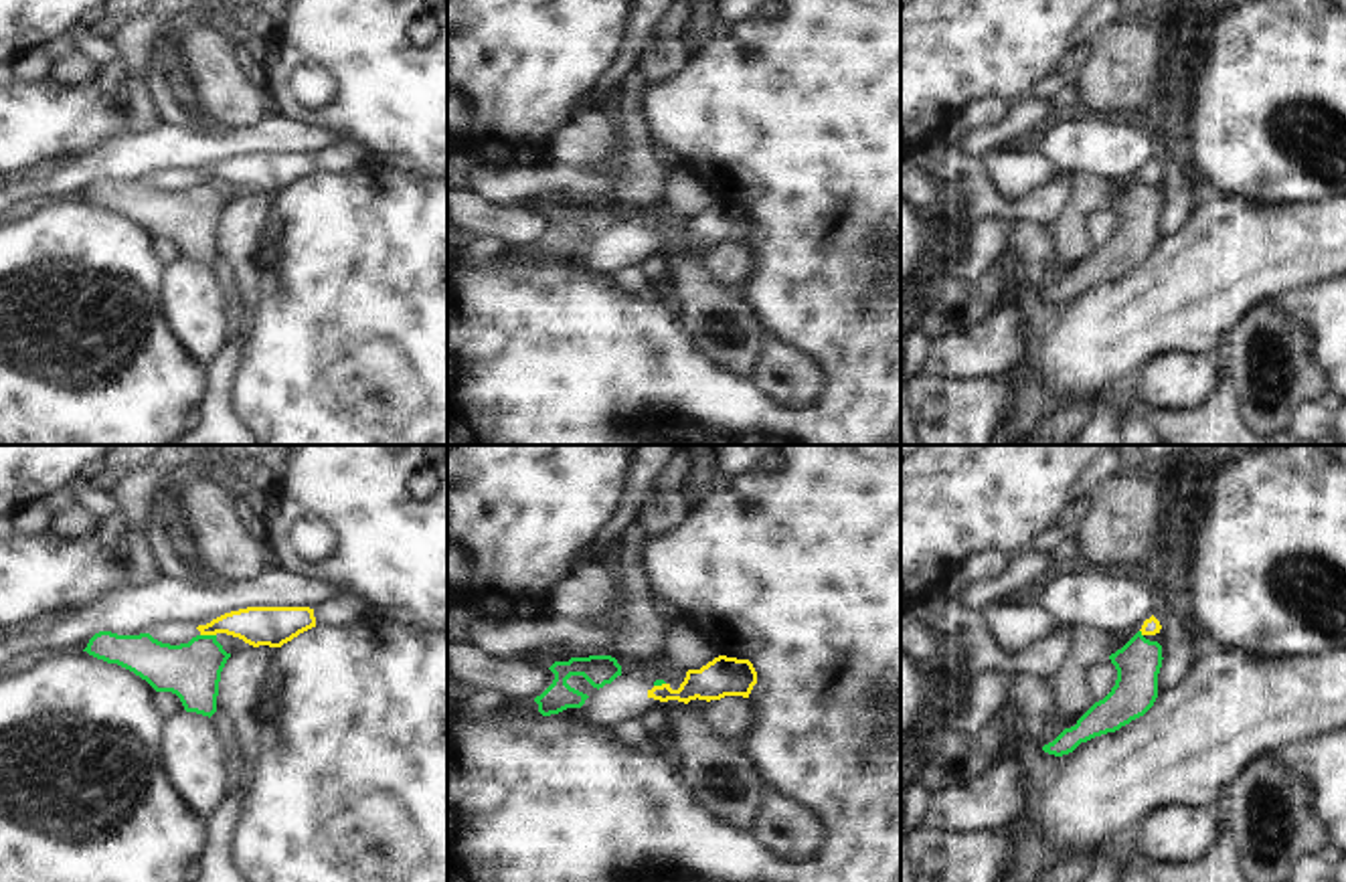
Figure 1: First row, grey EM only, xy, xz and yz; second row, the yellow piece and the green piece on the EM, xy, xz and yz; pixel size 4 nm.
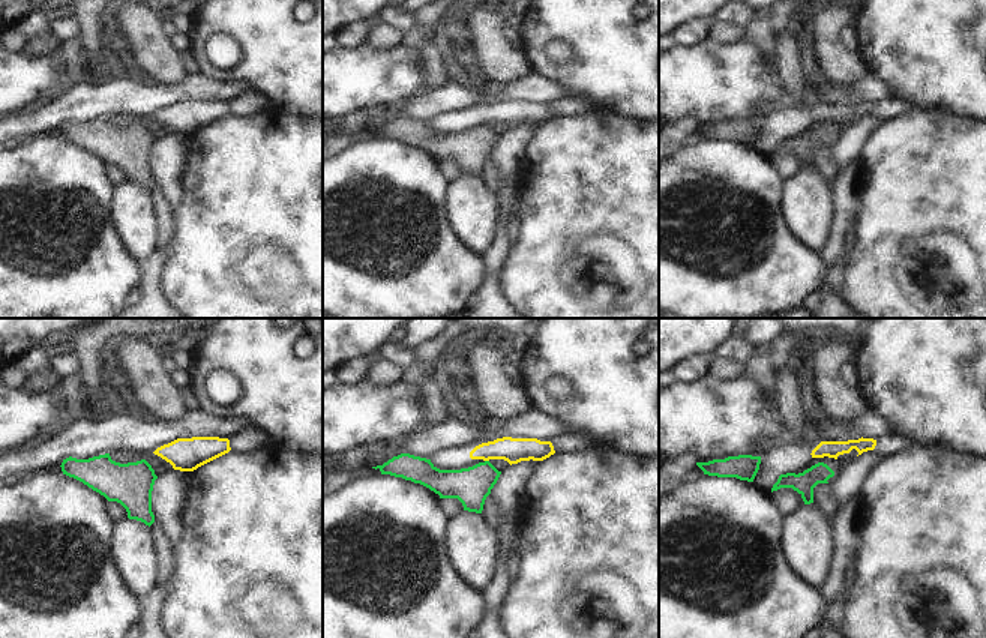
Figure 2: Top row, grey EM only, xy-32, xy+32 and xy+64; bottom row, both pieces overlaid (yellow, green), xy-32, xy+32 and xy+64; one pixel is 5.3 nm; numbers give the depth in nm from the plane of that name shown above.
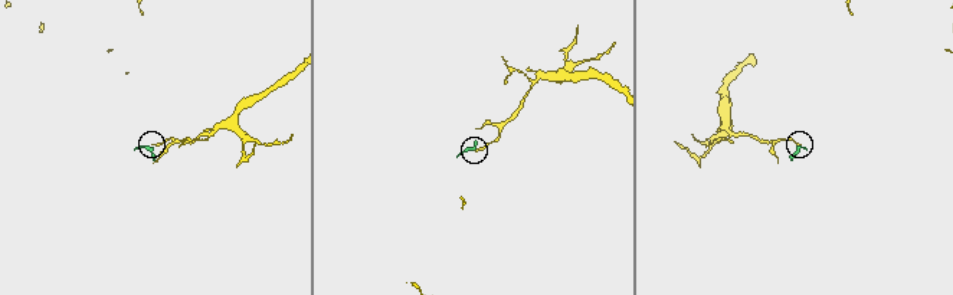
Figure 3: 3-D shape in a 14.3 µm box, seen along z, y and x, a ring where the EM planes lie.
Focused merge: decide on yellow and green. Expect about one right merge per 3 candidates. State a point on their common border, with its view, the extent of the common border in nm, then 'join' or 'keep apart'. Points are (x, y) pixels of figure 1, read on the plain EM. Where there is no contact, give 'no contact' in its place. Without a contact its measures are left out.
contact xy (209, 181); length 60 nm; keep apart

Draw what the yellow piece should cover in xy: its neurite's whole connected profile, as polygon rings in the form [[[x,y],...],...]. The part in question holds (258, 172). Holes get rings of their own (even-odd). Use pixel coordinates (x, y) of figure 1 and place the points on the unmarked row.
[[[247,154],[198,174],[168,166],[148,180],[170,192],[180,192],[196,182],[215,182],[227,200],[237,200],[249,192],[281,194],[312,174],[316,174],[316,164],[310,154]]]

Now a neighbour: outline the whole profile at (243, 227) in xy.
[[[249,192],[243,198],[231,200],[221,218],[217,255],[229,263],[237,281],[243,305],[245,338],[249,338],[253,330],[263,285],[257,257],[277,202],[279,194]]]

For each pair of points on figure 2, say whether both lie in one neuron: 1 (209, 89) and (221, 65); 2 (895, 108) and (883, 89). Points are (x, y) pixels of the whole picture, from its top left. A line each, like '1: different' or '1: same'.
1: different
2: different

